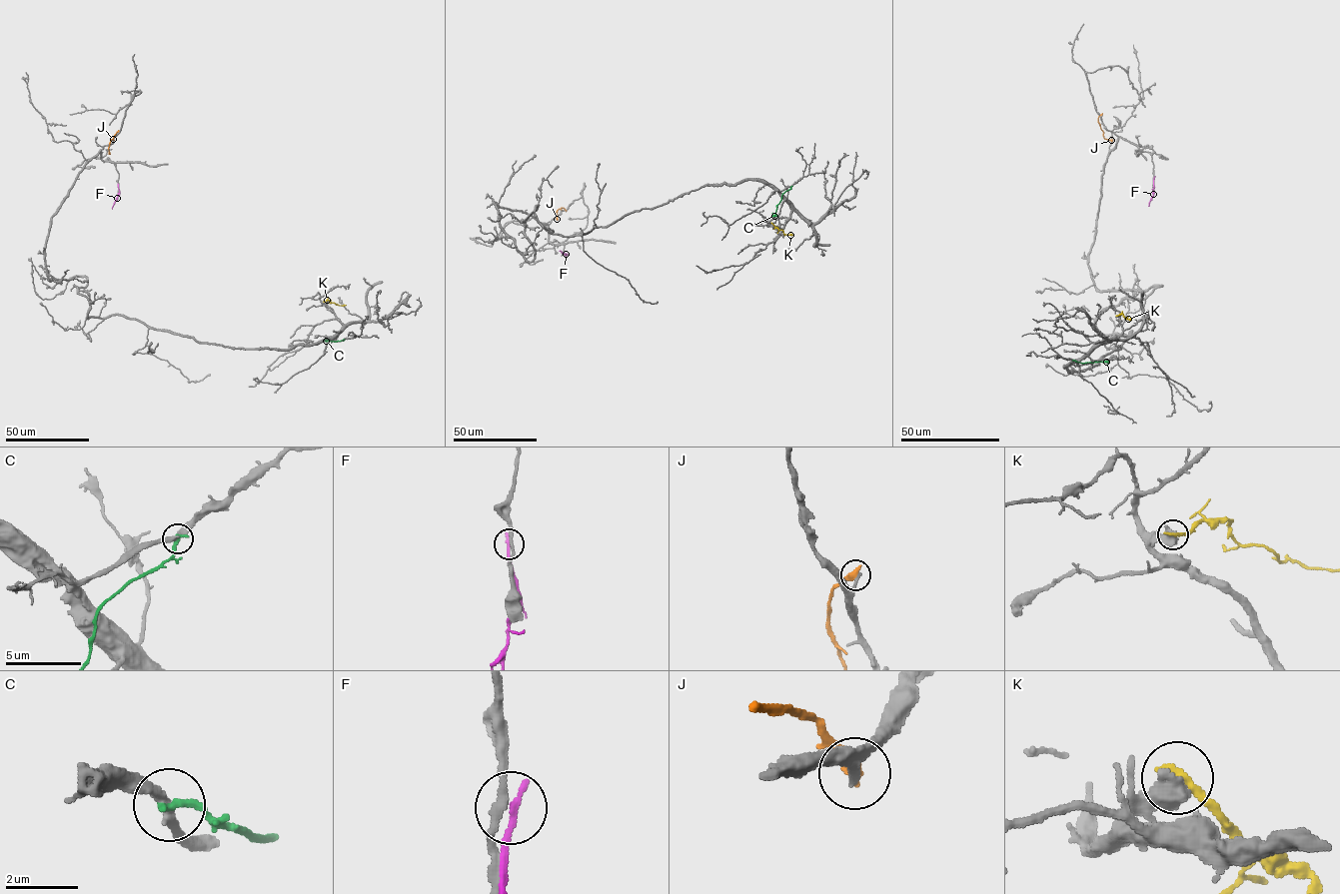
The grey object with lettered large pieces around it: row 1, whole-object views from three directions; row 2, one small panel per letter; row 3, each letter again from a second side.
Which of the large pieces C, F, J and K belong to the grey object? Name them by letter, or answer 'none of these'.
none of these

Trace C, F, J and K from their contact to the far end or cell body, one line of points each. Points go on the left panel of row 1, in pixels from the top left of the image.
C: (344, 340), (325, 341)
F: (118, 185), (119, 192), (112, 209)
J: (118, 131), (108, 146), (110, 154)
K: (324, 302), (346, 305)

